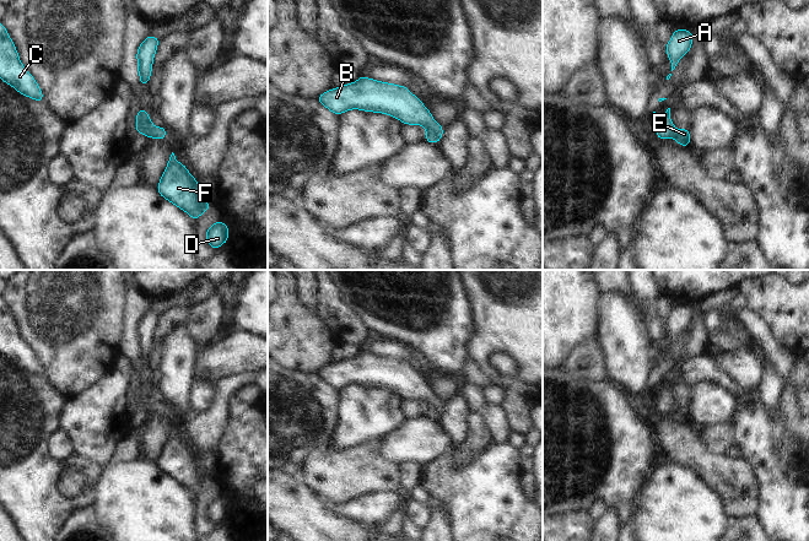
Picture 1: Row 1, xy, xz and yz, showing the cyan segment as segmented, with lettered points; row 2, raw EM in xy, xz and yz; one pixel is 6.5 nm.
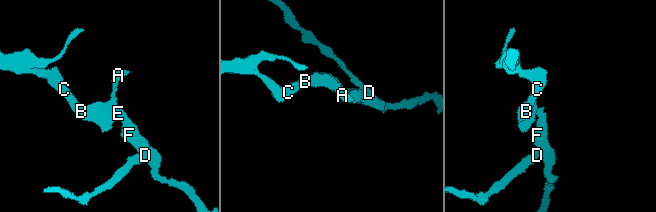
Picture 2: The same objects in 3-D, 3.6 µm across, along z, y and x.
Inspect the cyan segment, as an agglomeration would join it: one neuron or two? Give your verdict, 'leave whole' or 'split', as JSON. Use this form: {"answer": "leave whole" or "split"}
{"answer": "leave whole"}

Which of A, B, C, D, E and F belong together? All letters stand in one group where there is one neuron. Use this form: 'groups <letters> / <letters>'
groups A B C D E F

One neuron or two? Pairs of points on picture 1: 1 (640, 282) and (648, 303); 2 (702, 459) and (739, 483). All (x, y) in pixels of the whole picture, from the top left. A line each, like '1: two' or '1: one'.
1: one
2: one

